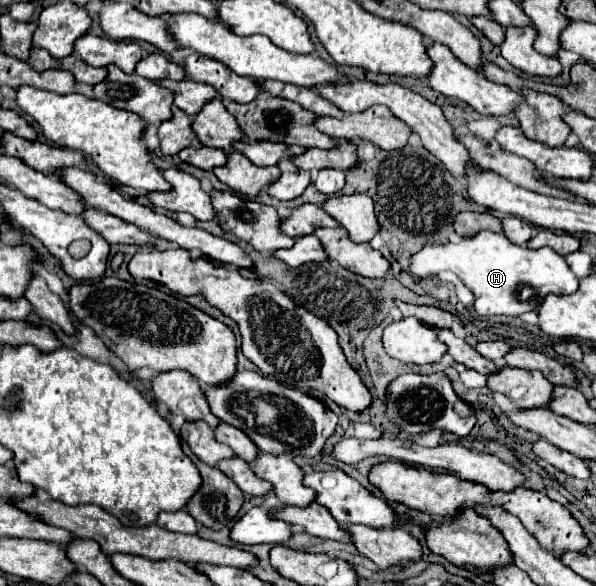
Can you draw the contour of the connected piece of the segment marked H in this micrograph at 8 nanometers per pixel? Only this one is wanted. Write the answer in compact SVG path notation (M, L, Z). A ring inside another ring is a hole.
M480 232L478 236L466 238L456 246L428 244L410 258L410 272L424 280L446 270L458 274L464 284L474 292L474 308L482 316L520 316L524 312L538 310L540 302L548 294L574 294L578 290L578 278L566 264L564 256L550 248L530 250L526 246L516 246L504 234L496 232ZM522 286L532 286L538 292L536 300L532 298L528 302L520 302L518 290Z

